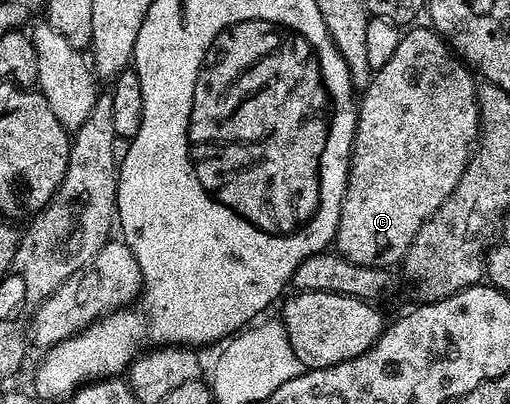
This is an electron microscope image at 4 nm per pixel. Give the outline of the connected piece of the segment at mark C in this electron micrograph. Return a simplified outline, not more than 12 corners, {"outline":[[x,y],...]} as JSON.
{"outline":[[433,26],[361,92],[336,250],[401,264],[480,139]]}

